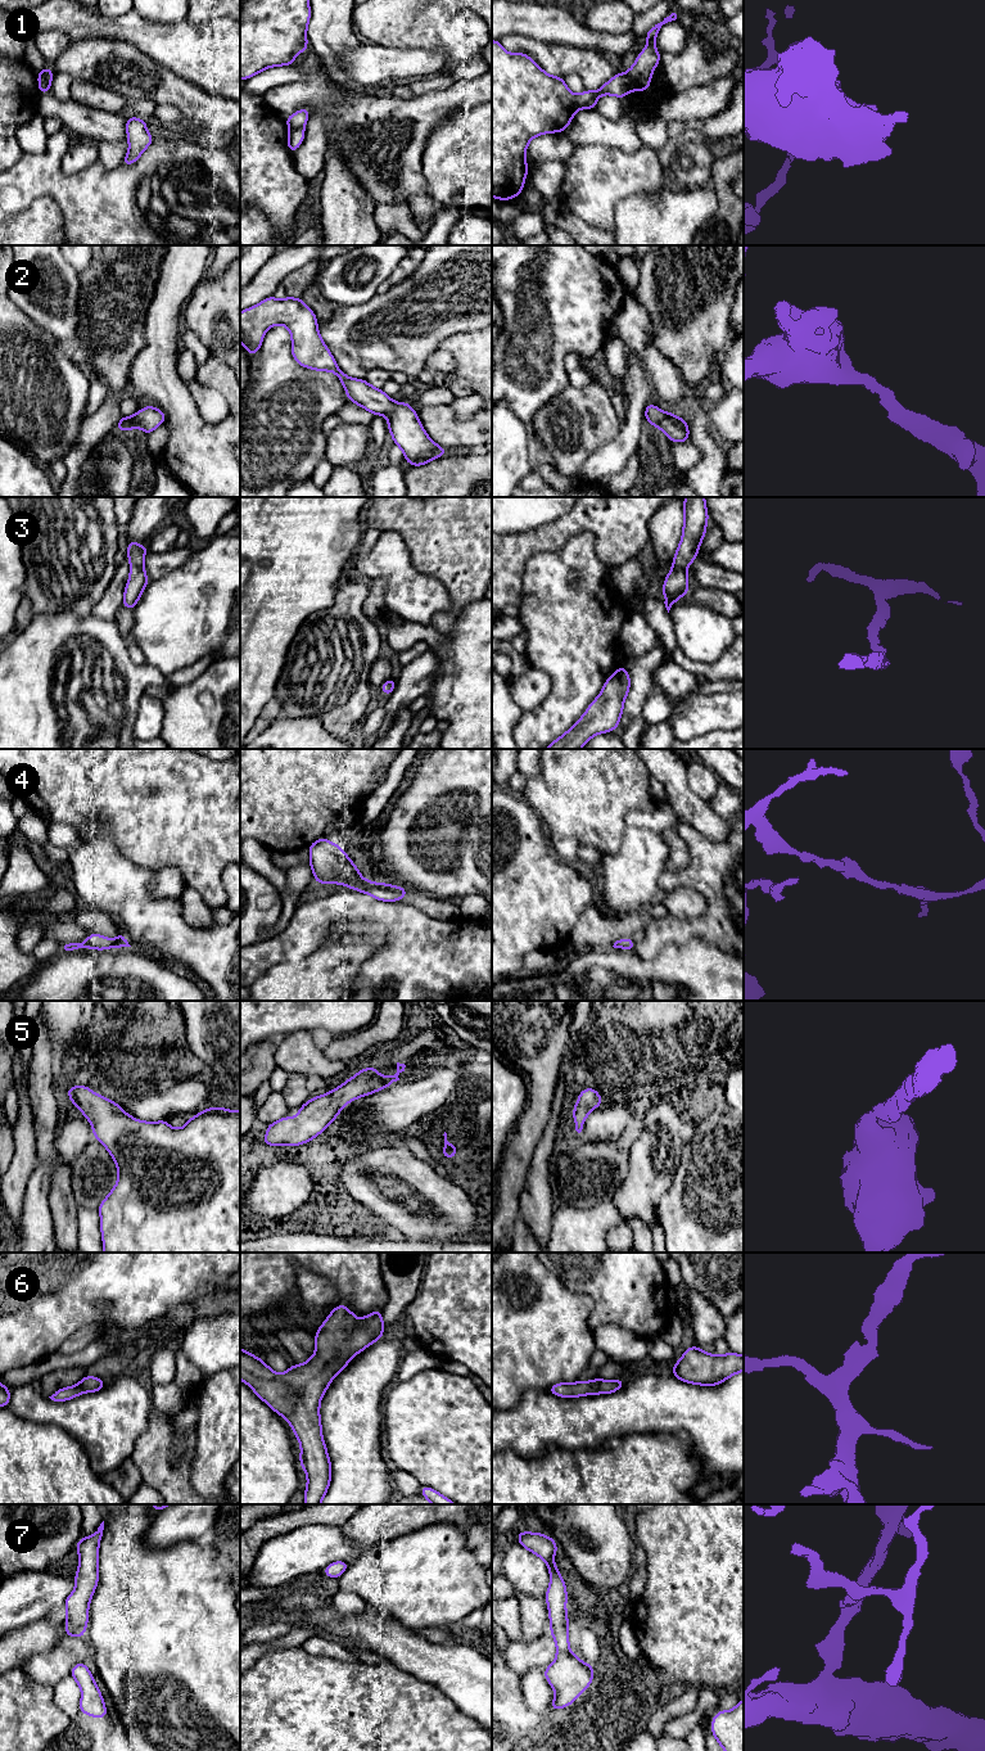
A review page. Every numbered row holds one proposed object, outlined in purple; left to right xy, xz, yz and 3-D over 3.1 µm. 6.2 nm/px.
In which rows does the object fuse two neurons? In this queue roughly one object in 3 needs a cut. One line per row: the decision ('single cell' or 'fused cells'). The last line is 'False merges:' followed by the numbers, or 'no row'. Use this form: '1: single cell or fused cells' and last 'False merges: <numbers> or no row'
1: fused cells
2: single cell
3: single cell
4: single cell
5: single cell
6: single cell
7: single cell
False merges: 1

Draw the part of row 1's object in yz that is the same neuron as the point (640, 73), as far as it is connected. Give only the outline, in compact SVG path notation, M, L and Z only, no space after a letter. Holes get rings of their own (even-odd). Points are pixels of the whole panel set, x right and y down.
M672 10L663 22L652 26L645 35L647 39L647 46L637 55L636 63L627 71L629 91L636 89L640 91L647 91L655 67L660 63L661 55L656 50L656 36L663 24L668 22L679 22L679 12Z

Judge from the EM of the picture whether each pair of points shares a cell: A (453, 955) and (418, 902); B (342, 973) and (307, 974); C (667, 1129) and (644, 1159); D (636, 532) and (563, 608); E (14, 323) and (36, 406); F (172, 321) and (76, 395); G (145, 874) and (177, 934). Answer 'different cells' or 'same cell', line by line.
A: different cells
B: same cell
C: same cell
D: different cells
E: same cell
F: different cells
G: same cell

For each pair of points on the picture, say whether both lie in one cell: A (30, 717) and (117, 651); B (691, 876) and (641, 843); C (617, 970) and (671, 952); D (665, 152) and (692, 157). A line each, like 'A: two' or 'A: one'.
A: one
B: two
C: one
D: two

